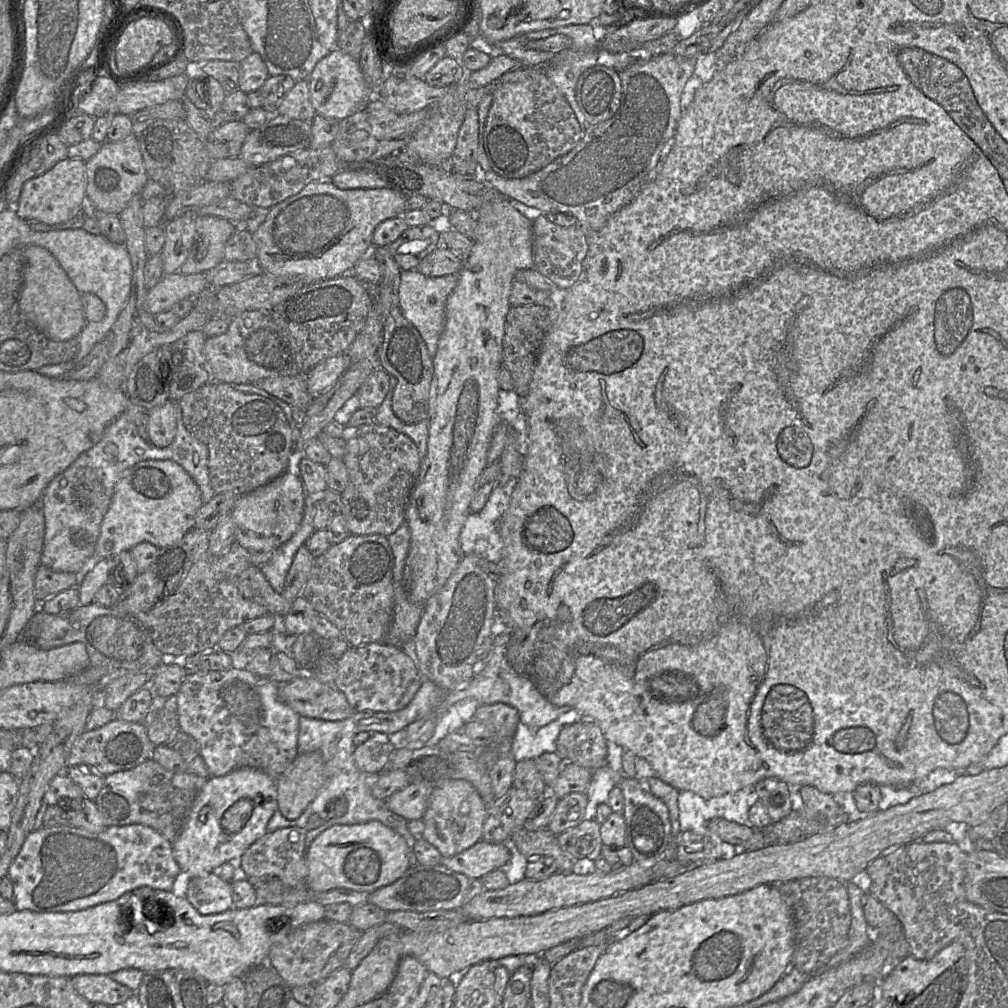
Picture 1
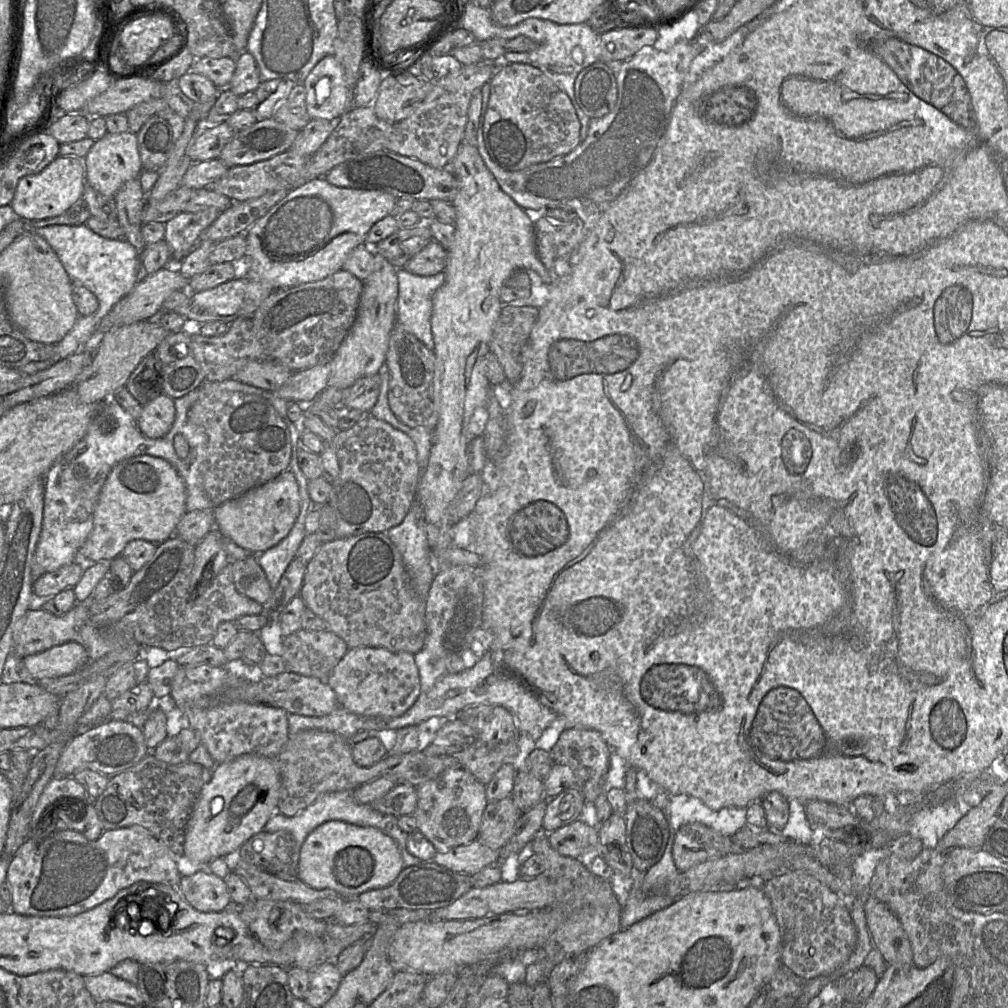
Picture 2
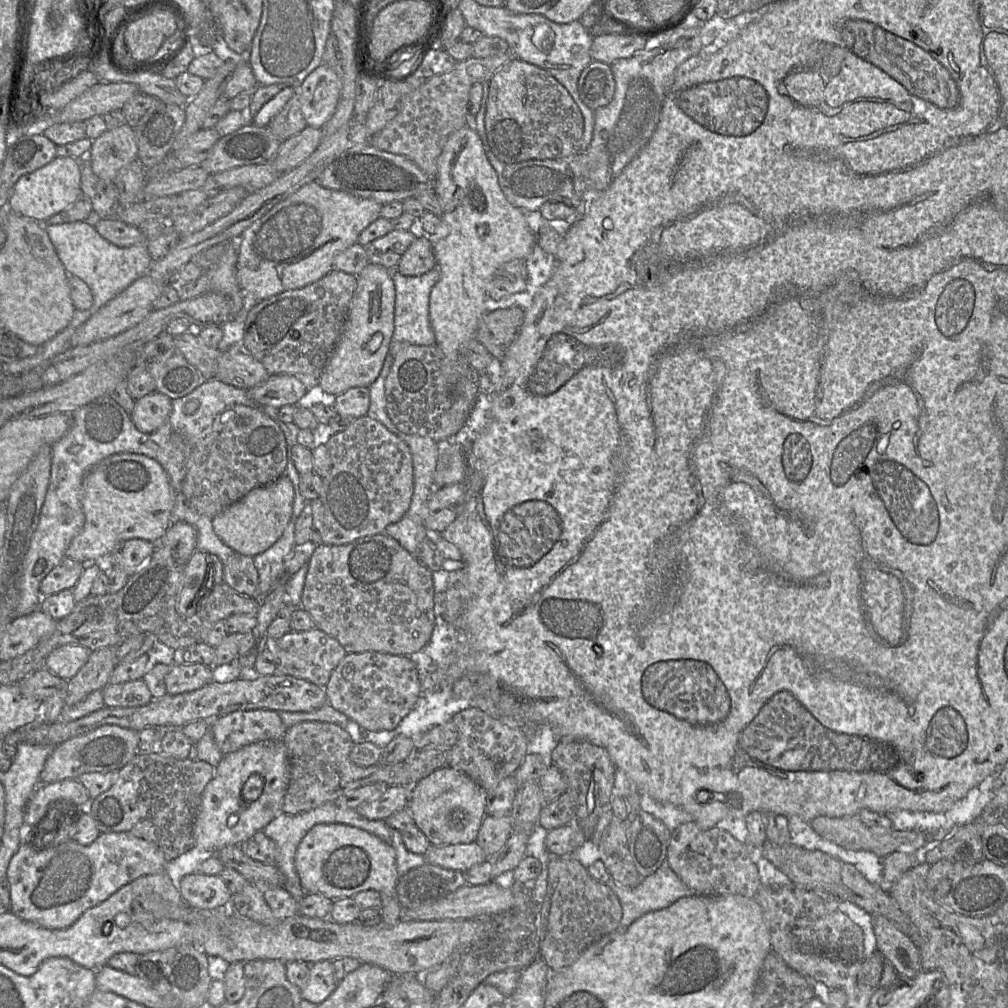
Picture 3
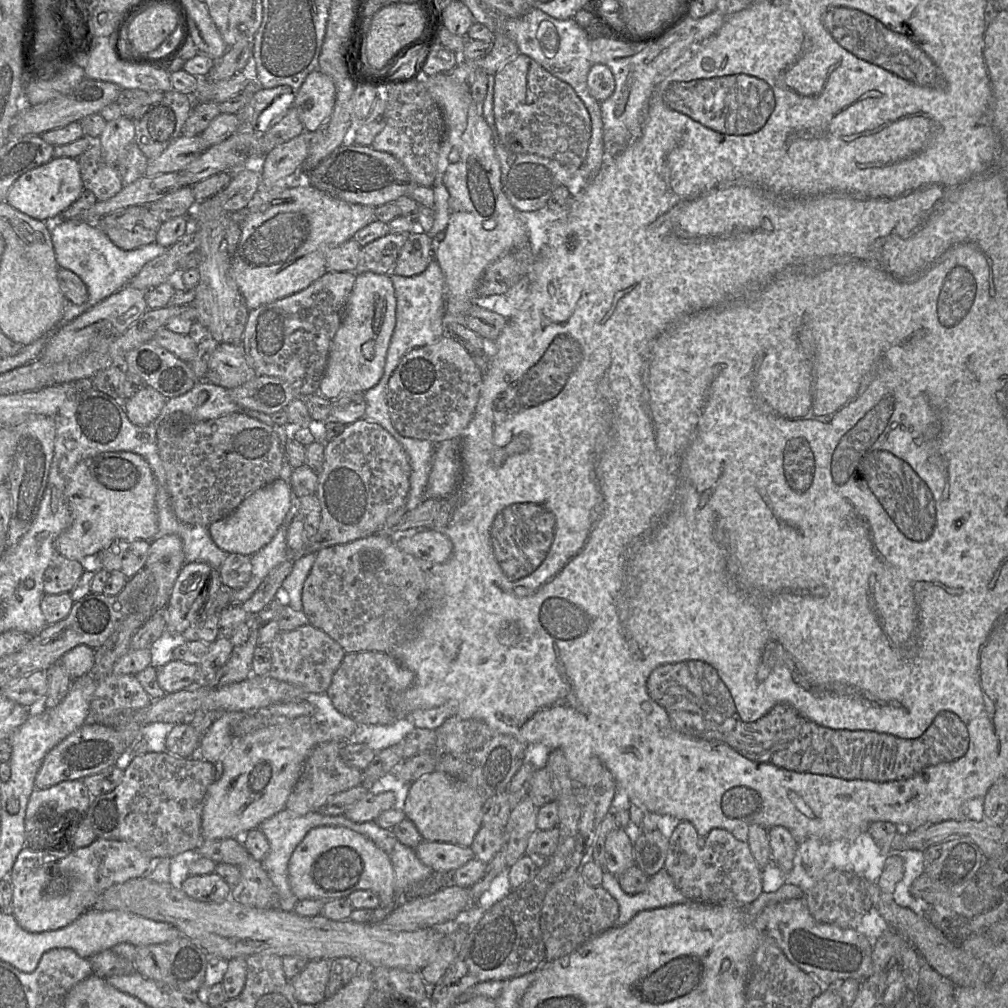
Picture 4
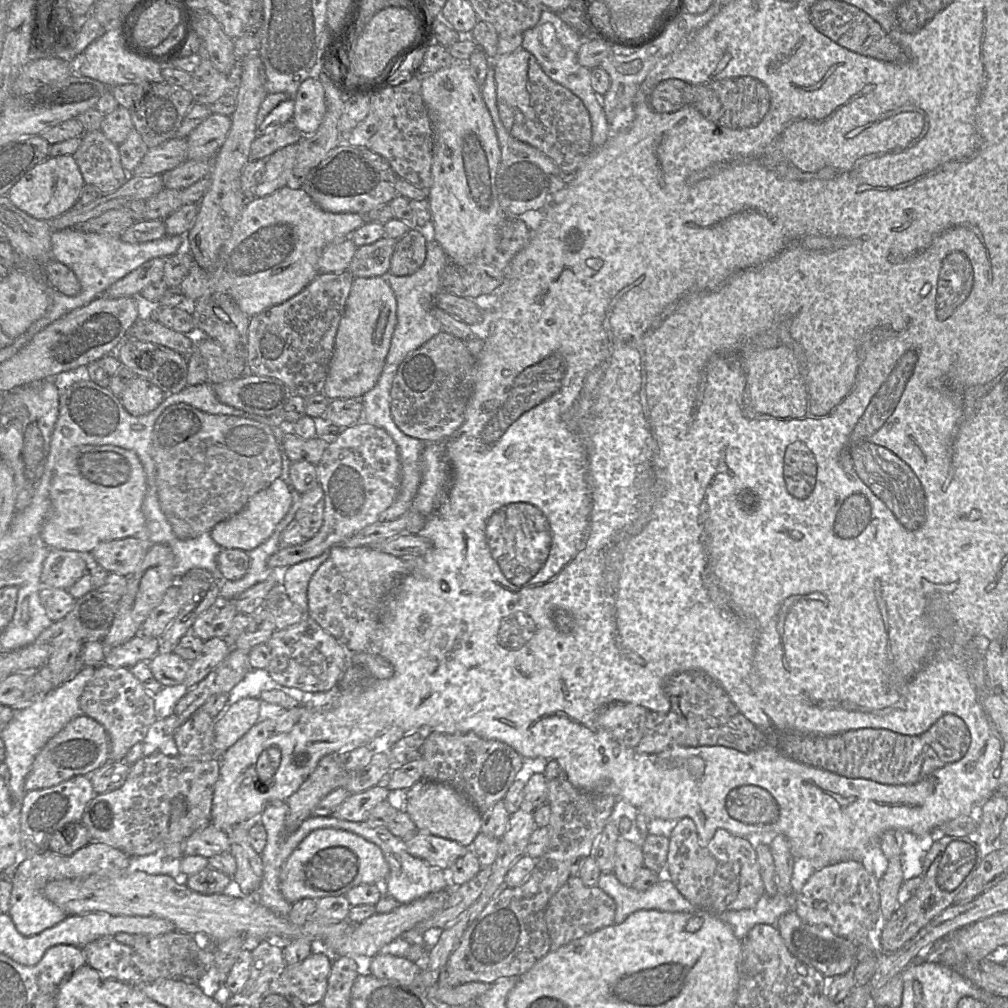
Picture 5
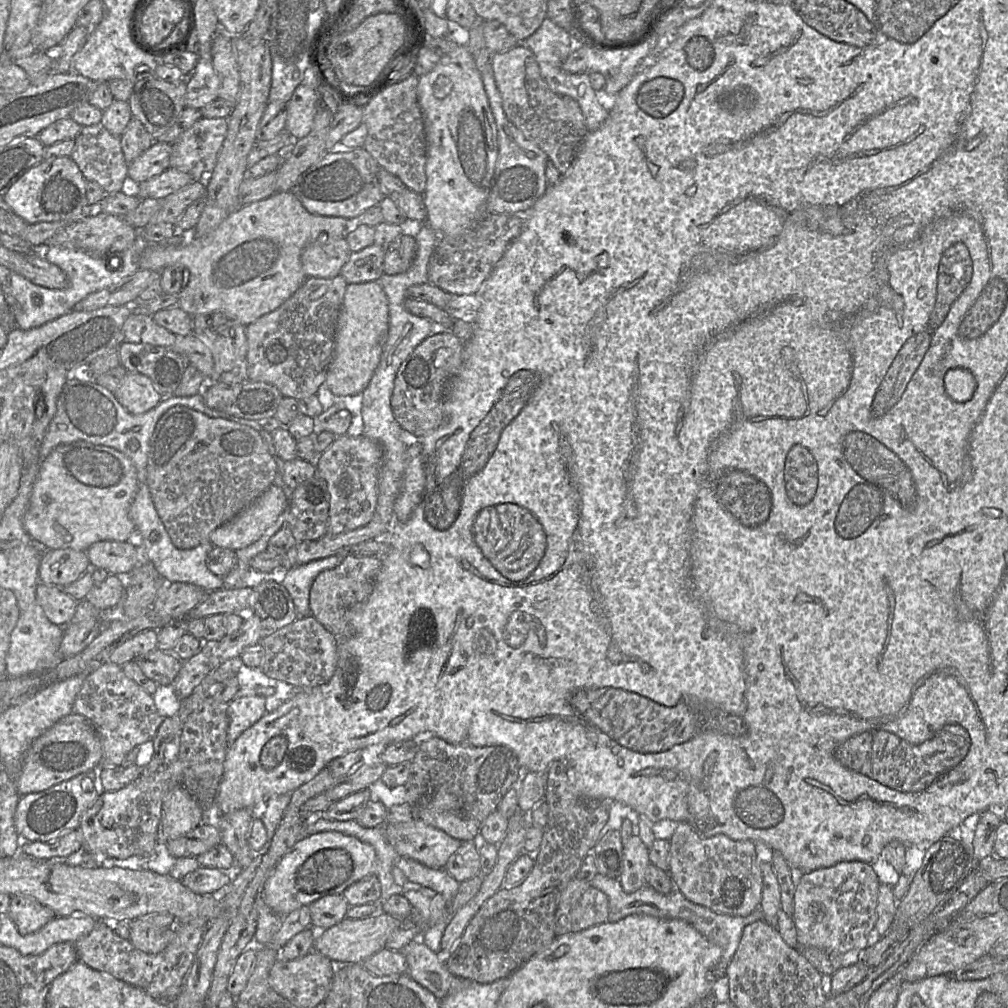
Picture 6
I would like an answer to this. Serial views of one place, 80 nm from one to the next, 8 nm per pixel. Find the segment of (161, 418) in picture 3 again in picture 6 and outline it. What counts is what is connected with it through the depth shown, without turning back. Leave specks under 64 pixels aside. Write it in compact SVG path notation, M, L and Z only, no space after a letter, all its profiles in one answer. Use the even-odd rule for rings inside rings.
M127 372L114 391L118 402L130 413L141 414L154 408L163 396L146 375Z

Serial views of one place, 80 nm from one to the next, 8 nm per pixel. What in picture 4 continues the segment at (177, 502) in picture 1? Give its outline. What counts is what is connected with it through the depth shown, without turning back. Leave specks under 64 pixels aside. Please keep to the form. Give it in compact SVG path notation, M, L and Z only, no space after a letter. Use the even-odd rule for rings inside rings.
M127 451L104 452L80 461L70 474L65 495L72 522L55 540L58 553L71 560L98 554L115 541L152 541L158 532L157 486L147 461Z

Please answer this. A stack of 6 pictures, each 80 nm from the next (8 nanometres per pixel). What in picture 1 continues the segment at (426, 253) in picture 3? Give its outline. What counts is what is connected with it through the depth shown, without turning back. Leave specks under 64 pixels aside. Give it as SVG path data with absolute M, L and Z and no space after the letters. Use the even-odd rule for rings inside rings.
M440 245L420 261L416 270L427 277L458 275L463 261L463 258L455 255L444 245Z

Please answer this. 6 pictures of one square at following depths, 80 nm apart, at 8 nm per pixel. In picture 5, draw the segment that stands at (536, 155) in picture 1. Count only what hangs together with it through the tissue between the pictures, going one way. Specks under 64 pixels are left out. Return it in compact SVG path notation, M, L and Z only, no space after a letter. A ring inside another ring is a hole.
M521 46L516 49L515 51L505 54L501 56L496 62L493 62L494 68L494 78L496 83L496 91L497 91L497 106L499 110L499 116L500 119L508 131L508 133L514 137L515 139L527 143L535 148L537 148L539 151L547 155L559 168L559 173L562 176L572 176L574 174L579 166L582 164L582 162L585 160L585 158L588 156L588 154L592 150L592 125L591 125L591 119L588 110L586 109L585 105L581 101L579 97L577 97L575 94L573 94L570 90L565 88L564 86L558 84L557 82L553 81L551 78L549 78L545 72L542 70L541 66L537 62L534 55L532 55L530 52L522 48Z

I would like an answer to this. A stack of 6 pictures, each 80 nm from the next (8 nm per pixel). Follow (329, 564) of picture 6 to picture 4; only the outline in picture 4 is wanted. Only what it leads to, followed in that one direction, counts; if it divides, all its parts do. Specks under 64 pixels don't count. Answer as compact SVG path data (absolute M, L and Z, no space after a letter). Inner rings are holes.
M307 554L294 561L293 569L282 584L283 592L279 590L276 598L282 600L283 604L289 605L297 611L303 611L302 590L304 582L315 562L316 554Z

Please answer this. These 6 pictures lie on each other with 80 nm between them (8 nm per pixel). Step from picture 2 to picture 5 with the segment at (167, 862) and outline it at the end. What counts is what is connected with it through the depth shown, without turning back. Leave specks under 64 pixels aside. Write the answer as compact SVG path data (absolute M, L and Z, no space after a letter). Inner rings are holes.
M91 842L71 855L62 855L50 850L41 853L23 853L17 864L7 874L7 878L12 883L8 914L22 935L37 935L68 916L44 895L44 887L49 881L80 878L92 874L118 877L129 871L129 864L129 855L100 842Z

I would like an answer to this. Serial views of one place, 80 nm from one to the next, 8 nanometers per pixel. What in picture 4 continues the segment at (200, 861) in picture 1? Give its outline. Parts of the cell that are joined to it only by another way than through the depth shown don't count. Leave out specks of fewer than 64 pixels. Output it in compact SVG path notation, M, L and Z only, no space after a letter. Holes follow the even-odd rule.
M313 716L274 722L267 727L235 738L230 749L217 763L218 778L208 787L205 795L201 824L203 840L226 838L241 840L248 831L259 828L265 820L283 810L311 750L318 744L328 741L349 743L350 733L335 724L318 721Z

